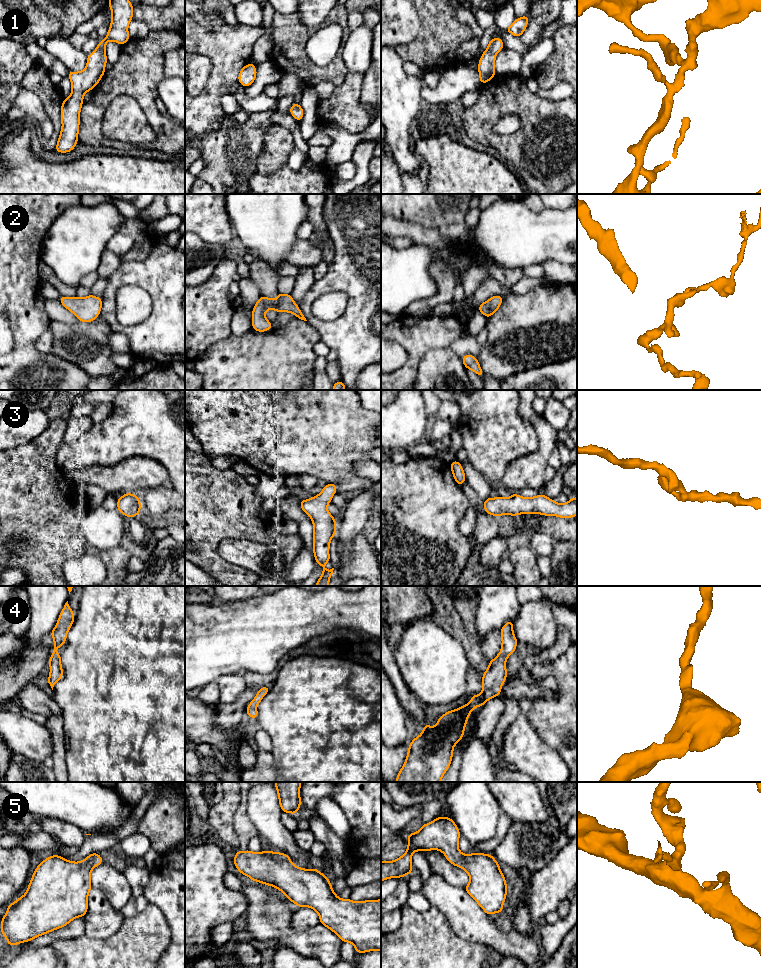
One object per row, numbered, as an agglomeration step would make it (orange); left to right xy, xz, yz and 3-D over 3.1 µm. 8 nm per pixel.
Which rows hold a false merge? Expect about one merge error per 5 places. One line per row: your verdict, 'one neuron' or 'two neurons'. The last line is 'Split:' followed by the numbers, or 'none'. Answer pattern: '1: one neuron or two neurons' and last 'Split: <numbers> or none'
1: one neuron
2: one neuron
3: one neuron
4: one neuron
5: one neuron
Split: none

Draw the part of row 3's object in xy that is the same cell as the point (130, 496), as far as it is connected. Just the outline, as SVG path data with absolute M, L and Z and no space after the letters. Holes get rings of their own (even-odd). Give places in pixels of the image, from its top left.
M124 493L117 499L117 510L125 517L138 516L141 510L141 502L137 495L132 493Z

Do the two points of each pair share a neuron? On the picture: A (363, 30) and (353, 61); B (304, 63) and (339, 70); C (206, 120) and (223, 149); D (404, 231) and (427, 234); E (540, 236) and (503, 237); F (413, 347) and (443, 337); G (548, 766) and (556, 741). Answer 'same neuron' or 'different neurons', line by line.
A: same neuron
B: same neuron
C: different neurons
D: same neuron
E: same neuron
F: same neuron
G: different neurons

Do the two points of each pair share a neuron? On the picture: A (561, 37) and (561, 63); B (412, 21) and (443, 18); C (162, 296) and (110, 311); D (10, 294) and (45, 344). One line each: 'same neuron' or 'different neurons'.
A: same neuron
B: different neurons
C: same neuron
D: different neurons

